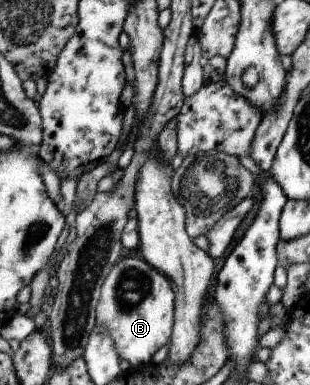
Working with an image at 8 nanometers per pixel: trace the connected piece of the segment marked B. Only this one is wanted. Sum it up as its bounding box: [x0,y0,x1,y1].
[95,257,175,368]

